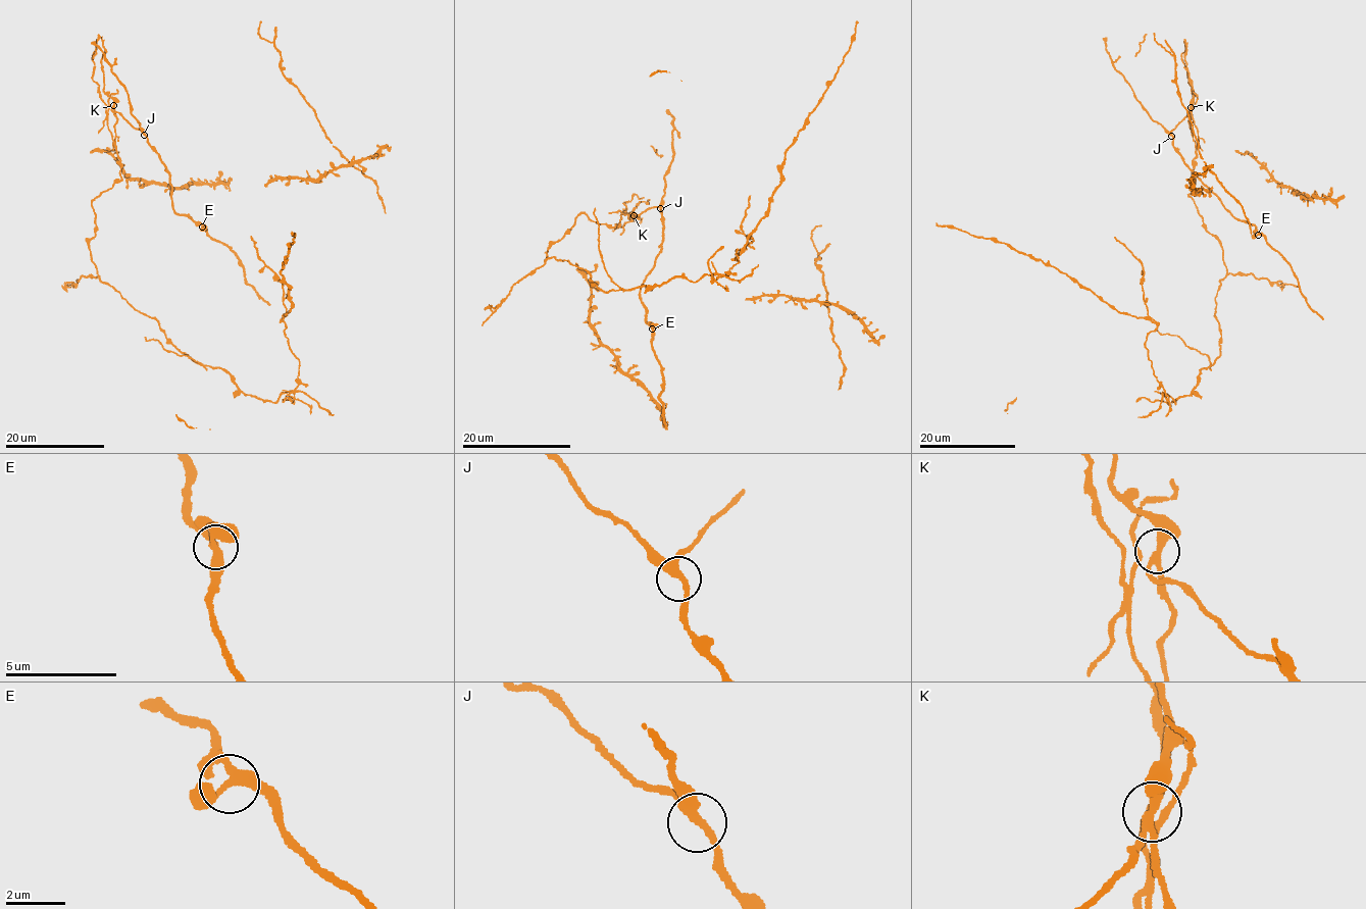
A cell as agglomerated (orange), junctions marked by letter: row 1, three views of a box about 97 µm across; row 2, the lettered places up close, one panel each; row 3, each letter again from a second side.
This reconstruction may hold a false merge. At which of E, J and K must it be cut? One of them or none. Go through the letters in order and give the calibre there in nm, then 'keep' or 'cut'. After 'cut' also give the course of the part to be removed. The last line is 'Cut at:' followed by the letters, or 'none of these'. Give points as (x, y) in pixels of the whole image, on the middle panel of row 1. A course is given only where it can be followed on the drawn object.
E: 300 nm | keep
J: 280 nm | keep
K: 260 nm | cut | (634, 215), (618, 226), (579, 213), (544, 260), (588, 270), (605, 292), (720, 276), (739, 262), (857, 20)
Cut at: K

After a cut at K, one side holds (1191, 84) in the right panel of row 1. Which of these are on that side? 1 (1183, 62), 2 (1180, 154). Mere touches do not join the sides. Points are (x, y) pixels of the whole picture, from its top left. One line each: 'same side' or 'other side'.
1: same side
2: other side

